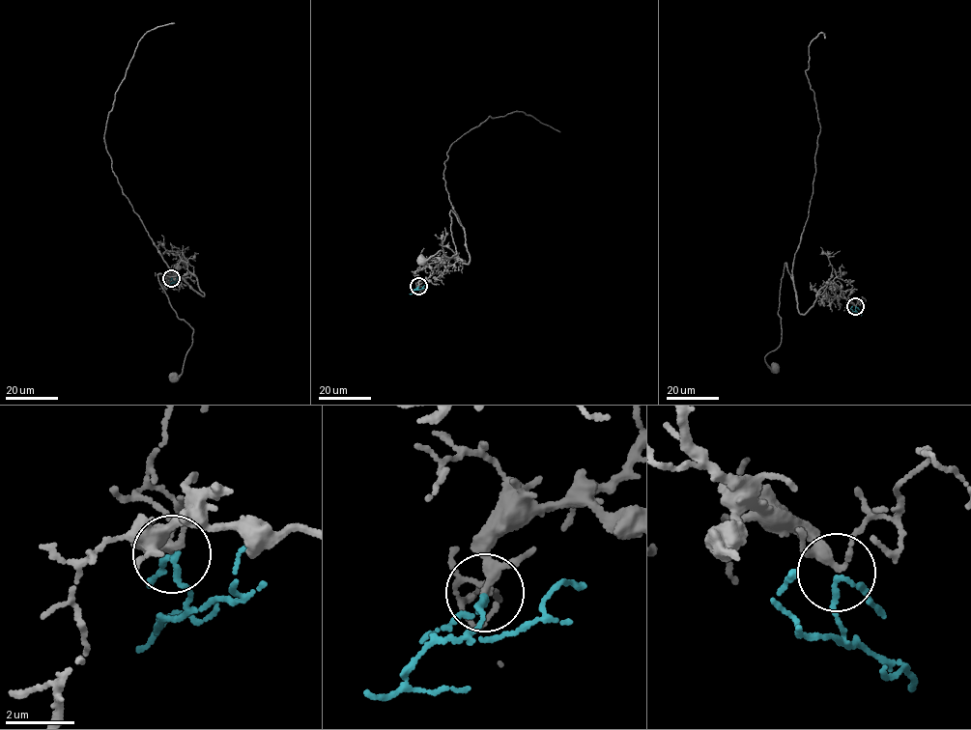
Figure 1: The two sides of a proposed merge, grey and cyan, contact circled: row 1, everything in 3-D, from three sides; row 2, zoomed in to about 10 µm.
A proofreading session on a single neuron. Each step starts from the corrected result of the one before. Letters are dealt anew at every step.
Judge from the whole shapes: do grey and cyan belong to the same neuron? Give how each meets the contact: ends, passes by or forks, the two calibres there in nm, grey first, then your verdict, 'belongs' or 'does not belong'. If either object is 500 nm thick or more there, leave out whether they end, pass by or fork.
grey forks | cyan passes by | 200/110 nm | belongs

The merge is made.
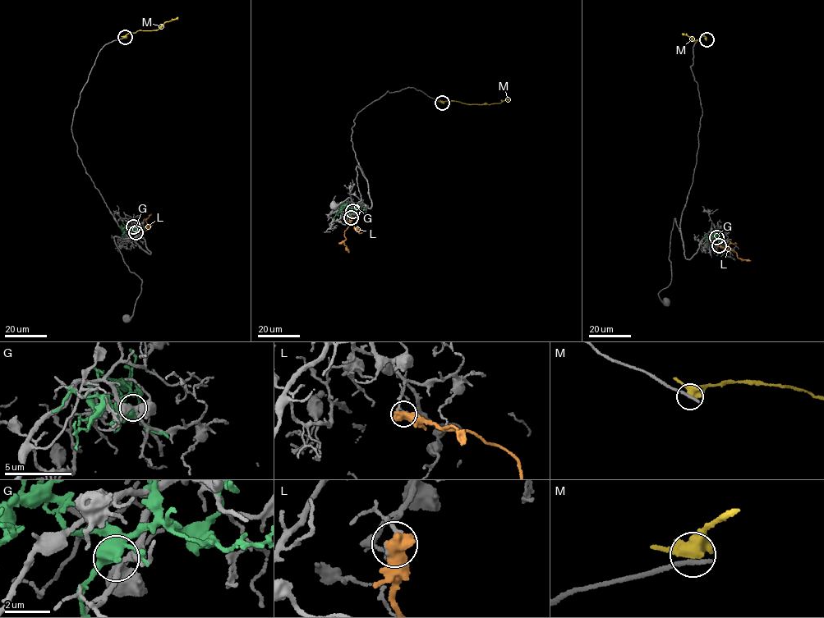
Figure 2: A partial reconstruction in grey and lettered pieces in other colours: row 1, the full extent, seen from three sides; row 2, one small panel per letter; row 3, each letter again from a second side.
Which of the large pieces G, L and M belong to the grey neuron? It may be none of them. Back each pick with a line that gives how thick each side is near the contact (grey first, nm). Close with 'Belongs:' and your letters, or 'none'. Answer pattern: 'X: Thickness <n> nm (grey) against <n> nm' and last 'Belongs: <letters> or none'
Belongs: none

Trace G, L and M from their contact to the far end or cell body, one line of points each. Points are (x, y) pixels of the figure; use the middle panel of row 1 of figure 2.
G: (352, 211), (343, 206), (334, 218)
L: (351, 217), (351, 225), (344, 232), (344, 244), (348, 252)
M: (442, 102), (448, 101), (489, 104), (509, 98)

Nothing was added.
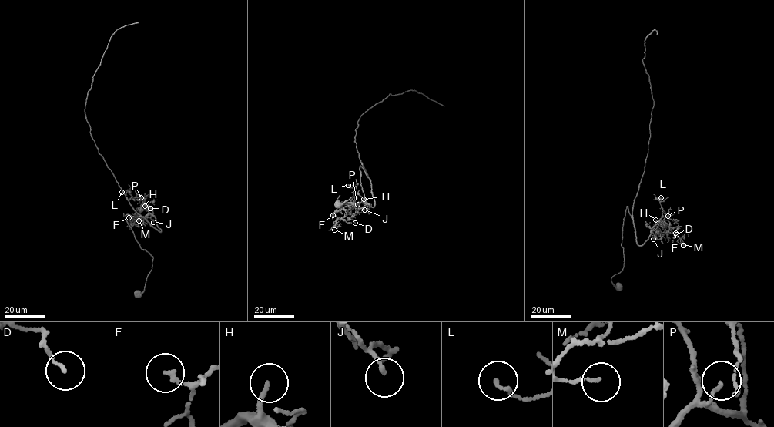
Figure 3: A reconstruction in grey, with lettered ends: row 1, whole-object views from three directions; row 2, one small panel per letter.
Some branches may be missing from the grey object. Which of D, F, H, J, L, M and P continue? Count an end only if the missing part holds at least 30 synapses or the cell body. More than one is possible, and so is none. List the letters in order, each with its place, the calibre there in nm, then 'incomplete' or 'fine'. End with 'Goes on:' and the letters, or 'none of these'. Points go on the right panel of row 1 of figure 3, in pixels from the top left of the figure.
D: place (676, 234); calibre 110 nm; fine
F: place (675, 233); calibre 130 nm; fine
H: place (655, 220); calibre 160 nm; incomplete
J: place (653, 239); calibre 130 nm; fine
L: place (661, 197); calibre 150 nm; fine
M: place (683, 245); calibre 100 nm; fine
P: place (668, 216); calibre 120 nm; fine
Goes on: H

